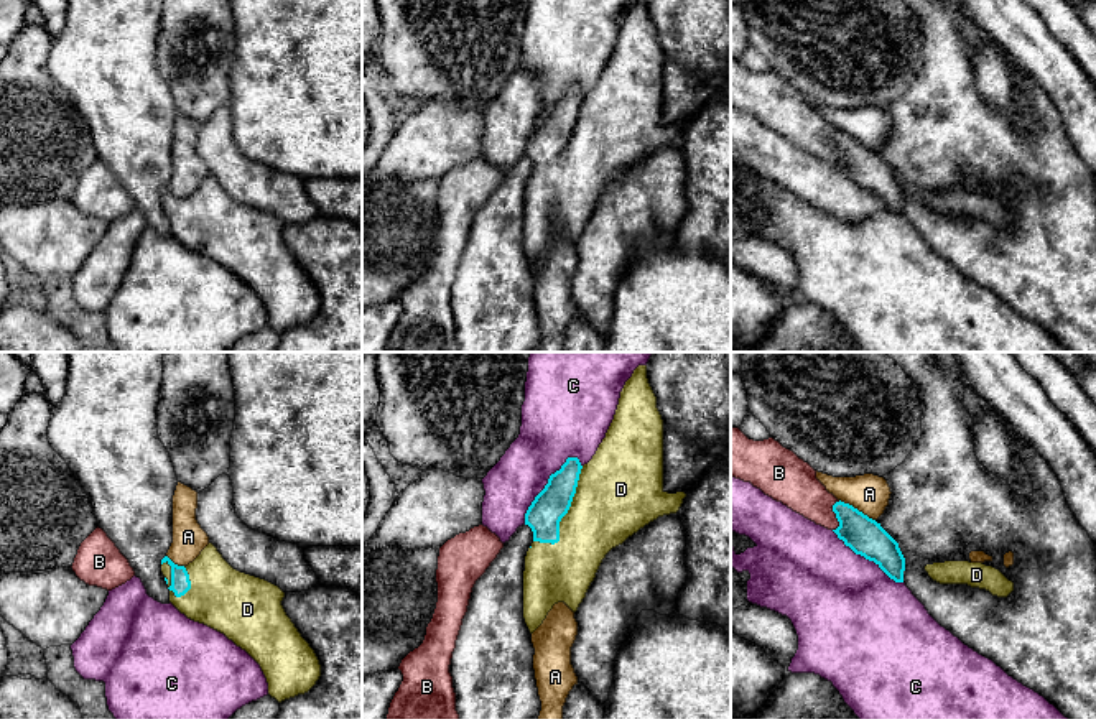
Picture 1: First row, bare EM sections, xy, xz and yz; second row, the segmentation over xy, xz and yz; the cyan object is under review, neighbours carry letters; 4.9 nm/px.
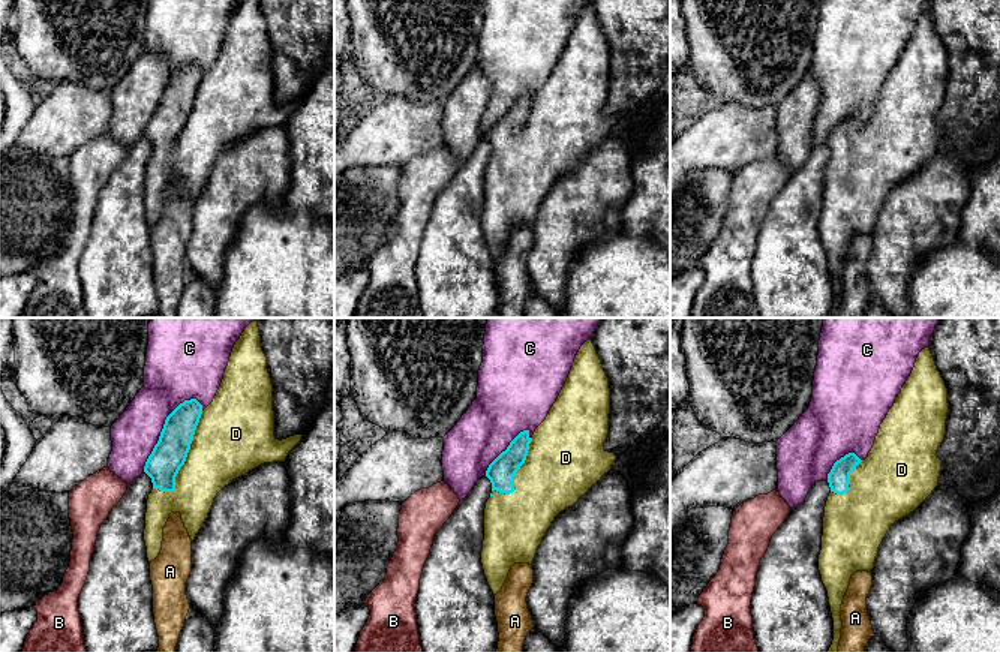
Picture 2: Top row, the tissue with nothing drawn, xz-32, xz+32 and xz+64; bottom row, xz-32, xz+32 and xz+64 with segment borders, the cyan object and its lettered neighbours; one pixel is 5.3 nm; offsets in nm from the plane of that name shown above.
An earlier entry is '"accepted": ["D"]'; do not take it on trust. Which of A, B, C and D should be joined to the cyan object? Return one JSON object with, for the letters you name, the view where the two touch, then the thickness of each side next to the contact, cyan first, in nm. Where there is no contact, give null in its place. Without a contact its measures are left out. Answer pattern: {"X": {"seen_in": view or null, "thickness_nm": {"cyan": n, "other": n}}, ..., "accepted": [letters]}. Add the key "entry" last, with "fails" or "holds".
{"D": {"seen_in": "xz", "thickness_nm": {"cyan": 170, "other": 380}}, "accepted": ["D"], "entry": "holds"}

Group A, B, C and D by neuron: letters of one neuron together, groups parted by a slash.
A / B / C / D

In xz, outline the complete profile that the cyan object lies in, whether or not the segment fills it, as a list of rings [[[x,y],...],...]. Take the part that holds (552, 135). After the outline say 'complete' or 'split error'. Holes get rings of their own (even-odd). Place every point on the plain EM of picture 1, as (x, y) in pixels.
[[[635,0],[592,90],[583,97],[568,89],[525,145],[533,163],[523,202],[523,250],[530,265],[558,234],[576,244],[606,186],[658,148],[676,145],[685,128],[663,122],[663,51],[647,0]]] | split error

